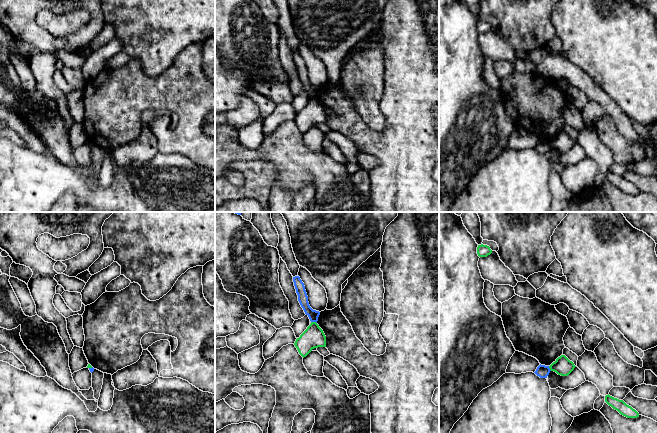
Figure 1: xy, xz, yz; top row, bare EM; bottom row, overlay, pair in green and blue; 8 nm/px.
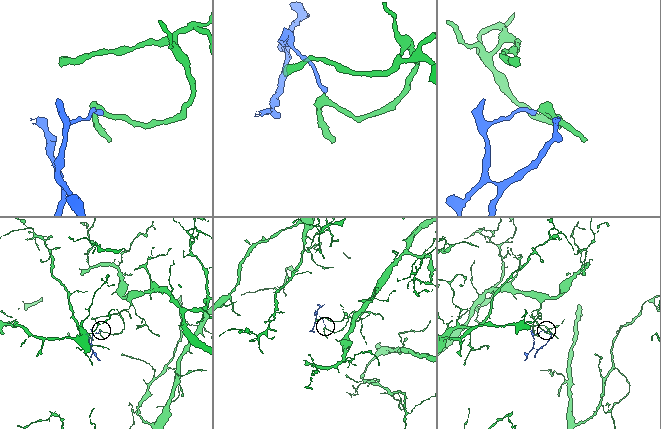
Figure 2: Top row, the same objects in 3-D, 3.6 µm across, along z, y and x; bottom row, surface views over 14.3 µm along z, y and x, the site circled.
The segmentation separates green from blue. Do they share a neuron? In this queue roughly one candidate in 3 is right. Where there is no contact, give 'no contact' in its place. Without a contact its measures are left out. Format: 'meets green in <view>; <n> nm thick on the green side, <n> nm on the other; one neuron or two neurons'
meets green in xz; 180 nm thick on the green side, 90 nm on the other; two neurons

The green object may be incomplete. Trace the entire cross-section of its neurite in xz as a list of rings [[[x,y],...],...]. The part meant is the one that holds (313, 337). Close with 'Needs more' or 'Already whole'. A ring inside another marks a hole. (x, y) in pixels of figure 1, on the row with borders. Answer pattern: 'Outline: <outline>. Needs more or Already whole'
Outline: [[[311,322],[307,329],[294,343],[299,354],[304,358],[314,348],[326,347],[326,336],[316,322]]]. Already whole

